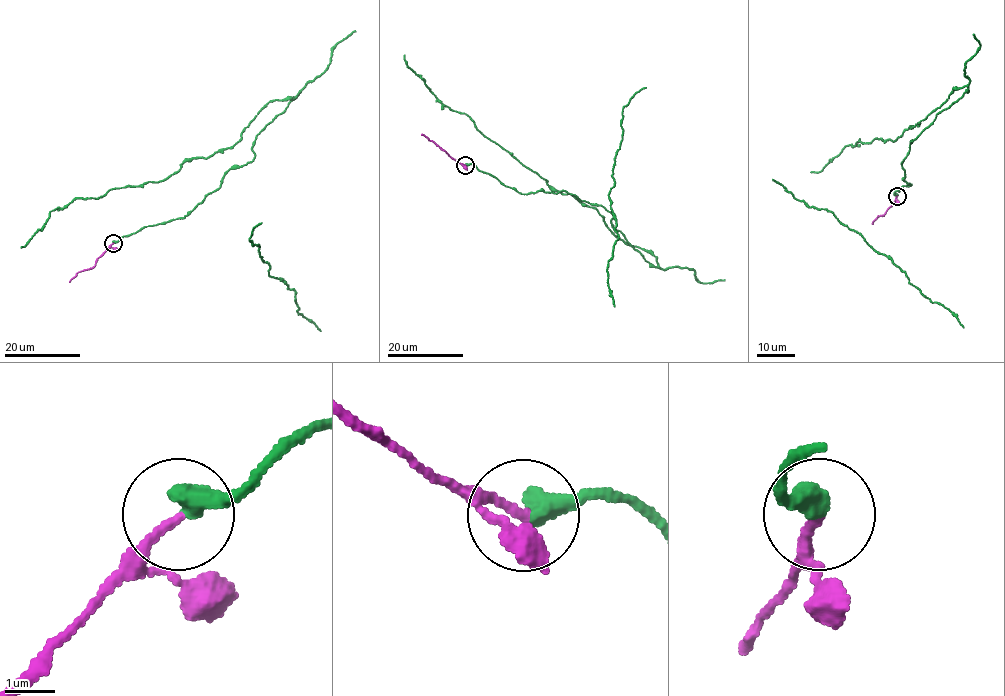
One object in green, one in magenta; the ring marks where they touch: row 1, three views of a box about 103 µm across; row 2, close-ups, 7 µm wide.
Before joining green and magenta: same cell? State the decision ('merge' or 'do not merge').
merge

